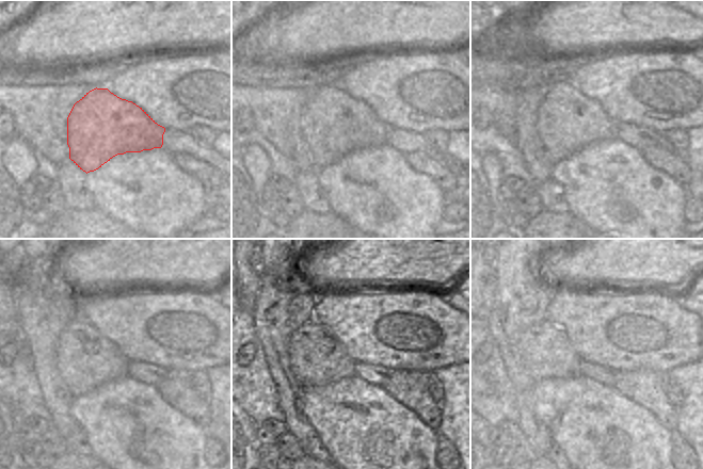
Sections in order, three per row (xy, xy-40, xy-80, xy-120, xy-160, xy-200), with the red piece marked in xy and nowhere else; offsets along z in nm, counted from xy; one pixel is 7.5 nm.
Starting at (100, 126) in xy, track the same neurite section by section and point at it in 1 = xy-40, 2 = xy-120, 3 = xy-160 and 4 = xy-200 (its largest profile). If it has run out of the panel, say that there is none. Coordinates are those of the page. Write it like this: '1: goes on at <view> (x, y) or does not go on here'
1: goes on at xy-40 (333, 124)
2: goes on at xy-120 (85, 359)
3: goes on at xy-160 (316, 357)
4: goes on at xy-200 (544, 349)

